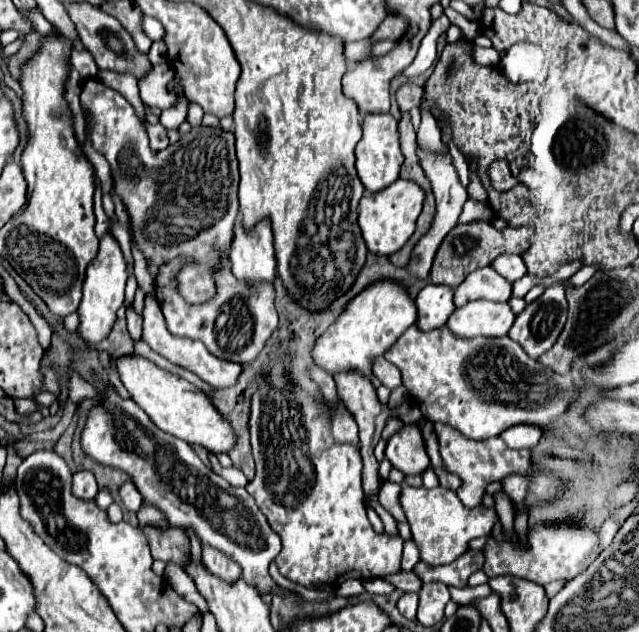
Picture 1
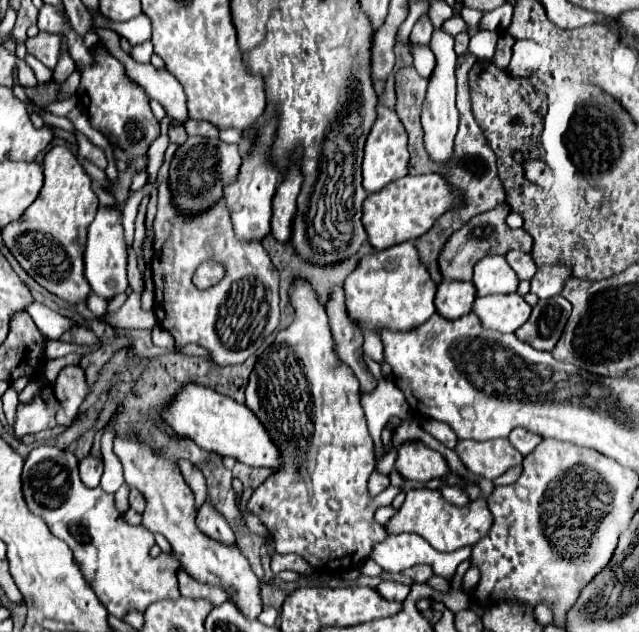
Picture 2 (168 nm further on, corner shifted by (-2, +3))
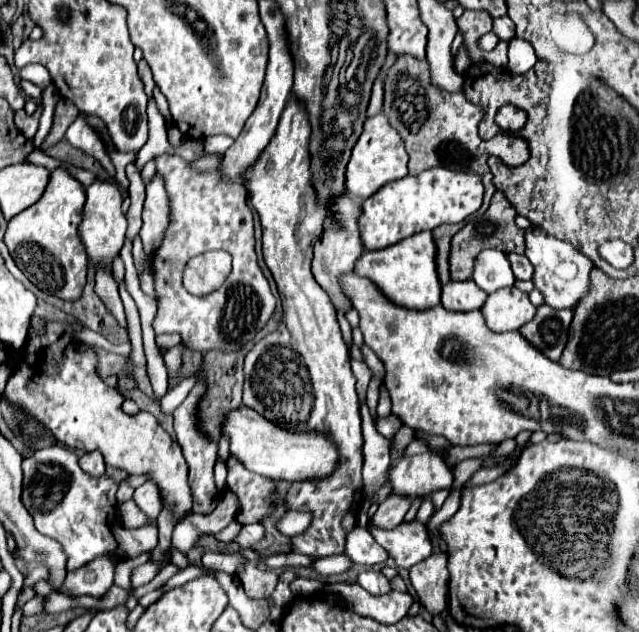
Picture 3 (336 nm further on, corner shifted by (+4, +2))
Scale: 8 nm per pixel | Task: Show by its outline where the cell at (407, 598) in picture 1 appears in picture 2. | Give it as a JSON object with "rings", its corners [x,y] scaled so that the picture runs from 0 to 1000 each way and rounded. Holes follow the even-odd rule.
{"rings":[[[601,919],[592,926],[592,938],[607,948],[607,951],[623,951],[623,954],[632,954],[638,938],[642,938],[642,929],[632,926],[632,922],[617,922],[617,919]]]}

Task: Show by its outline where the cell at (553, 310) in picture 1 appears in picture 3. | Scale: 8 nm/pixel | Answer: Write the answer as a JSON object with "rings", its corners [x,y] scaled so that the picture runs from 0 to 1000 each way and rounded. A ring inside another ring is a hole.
{"rings":[[[848,481],[839,500],[823,516],[814,519],[814,528],[851,563],[873,573],[889,541],[892,509],[895,509],[892,491],[867,491],[858,481]]]}

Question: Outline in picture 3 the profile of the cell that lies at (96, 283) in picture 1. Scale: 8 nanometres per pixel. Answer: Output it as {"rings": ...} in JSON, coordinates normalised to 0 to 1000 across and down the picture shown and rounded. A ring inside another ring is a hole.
{"rings":[[[147,285],[141,294],[135,294],[135,326],[131,326],[131,348],[125,354],[125,373],[135,389],[138,408],[147,421],[175,421],[175,408],[188,399],[197,373],[197,345],[191,335],[194,310],[188,304],[188,294],[169,285]]]}

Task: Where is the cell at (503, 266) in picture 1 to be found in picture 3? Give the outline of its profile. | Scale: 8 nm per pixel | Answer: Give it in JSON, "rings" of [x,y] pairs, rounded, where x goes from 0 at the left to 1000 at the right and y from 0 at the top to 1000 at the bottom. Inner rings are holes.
{"rings":[[[795,402],[795,411],[801,418],[801,430],[804,430],[808,443],[833,443],[836,421],[829,418],[829,411],[820,402]]]}

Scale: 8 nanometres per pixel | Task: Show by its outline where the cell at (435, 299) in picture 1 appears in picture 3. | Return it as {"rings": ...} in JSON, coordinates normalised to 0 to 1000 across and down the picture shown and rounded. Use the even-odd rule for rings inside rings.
{"rings":[[[742,443],[701,446],[698,453],[692,453],[692,481],[698,491],[710,494],[751,491],[761,472],[764,465],[757,459],[748,459],[748,453],[742,453]]]}

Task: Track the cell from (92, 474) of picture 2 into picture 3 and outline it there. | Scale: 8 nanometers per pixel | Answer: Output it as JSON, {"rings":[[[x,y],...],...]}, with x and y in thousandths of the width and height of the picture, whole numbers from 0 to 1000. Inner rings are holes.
{"rings":[[[135,715],[128,725],[125,725],[125,741],[135,744],[141,753],[153,753],[153,750],[163,750],[166,744],[166,734],[163,734],[163,722],[150,715]]]}

